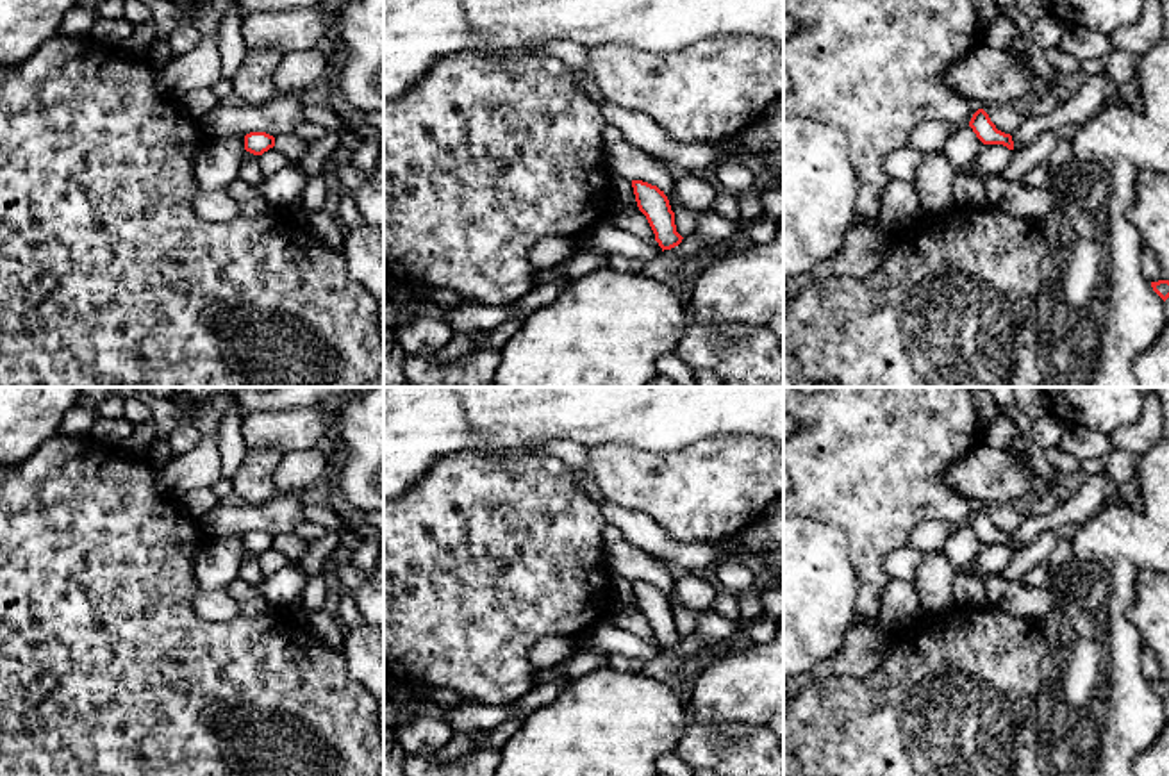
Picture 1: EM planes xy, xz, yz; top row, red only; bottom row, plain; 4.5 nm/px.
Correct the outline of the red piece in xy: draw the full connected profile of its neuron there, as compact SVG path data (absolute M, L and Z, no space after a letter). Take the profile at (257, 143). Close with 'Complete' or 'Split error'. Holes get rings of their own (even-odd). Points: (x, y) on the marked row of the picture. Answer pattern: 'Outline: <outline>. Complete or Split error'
Outline: M250 132L245 136L245 150L253 155L262 155L275 146L275 137L266 132Z. Complete

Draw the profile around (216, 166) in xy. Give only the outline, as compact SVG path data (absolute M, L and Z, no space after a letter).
M245 134L207 137L195 161L195 178L203 191L225 191L237 177Z

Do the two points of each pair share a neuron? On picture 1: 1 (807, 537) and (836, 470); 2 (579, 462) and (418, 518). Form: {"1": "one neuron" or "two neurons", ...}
{"1": "two neurons", "2": "two neurons"}

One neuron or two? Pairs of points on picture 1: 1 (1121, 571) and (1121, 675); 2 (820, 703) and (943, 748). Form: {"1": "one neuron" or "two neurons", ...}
{"1": "one neuron", "2": "one neuron"}

